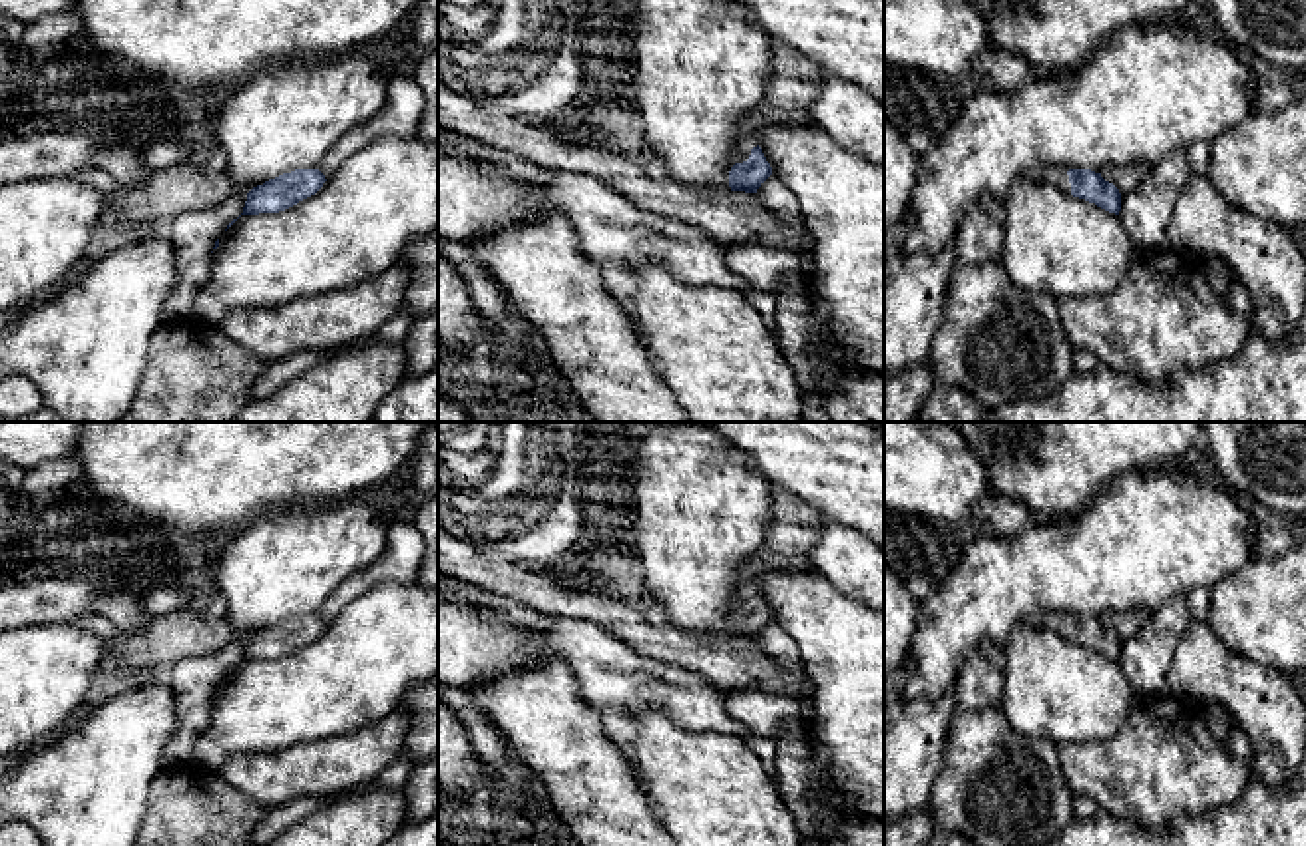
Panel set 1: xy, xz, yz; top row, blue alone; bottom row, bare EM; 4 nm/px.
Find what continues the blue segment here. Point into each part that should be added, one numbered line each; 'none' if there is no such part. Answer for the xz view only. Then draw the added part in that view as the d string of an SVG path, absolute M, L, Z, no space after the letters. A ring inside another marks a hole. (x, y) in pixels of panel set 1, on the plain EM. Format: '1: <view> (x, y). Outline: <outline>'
1: xz (751, 584). Outline: M749 575L739 591L735 593L735 609L743 609L749 605L751 595L757 593L761 587L761 577L759 575Z

